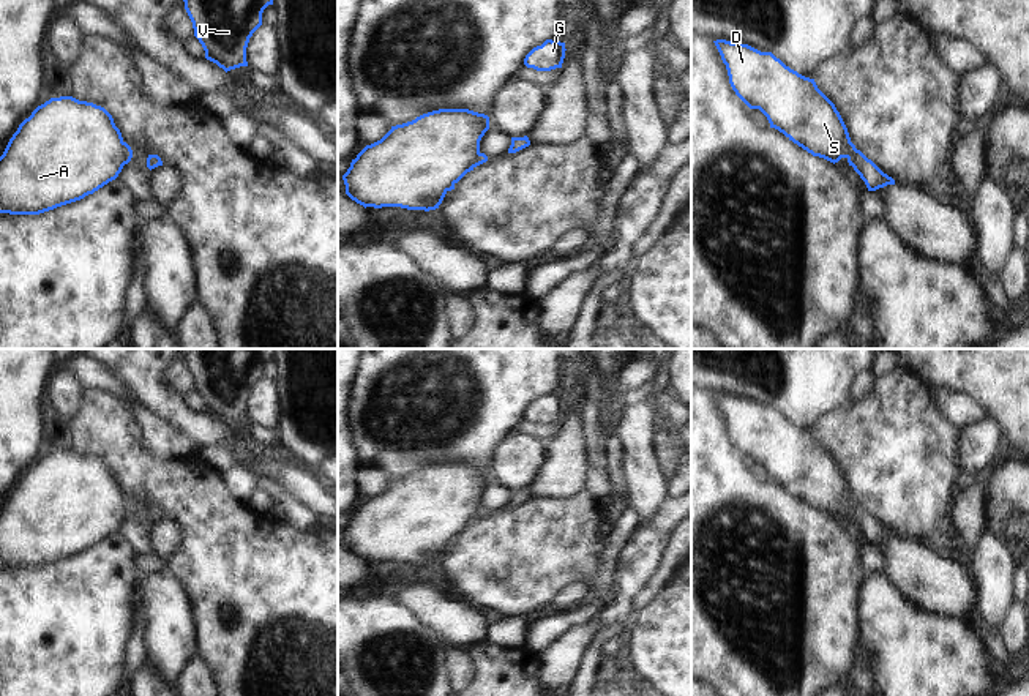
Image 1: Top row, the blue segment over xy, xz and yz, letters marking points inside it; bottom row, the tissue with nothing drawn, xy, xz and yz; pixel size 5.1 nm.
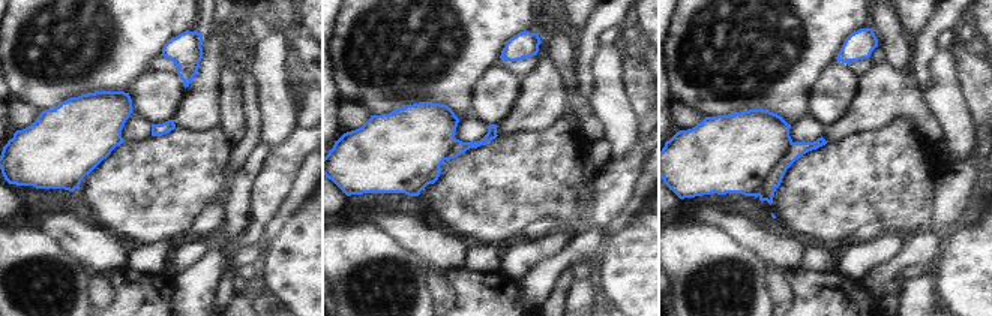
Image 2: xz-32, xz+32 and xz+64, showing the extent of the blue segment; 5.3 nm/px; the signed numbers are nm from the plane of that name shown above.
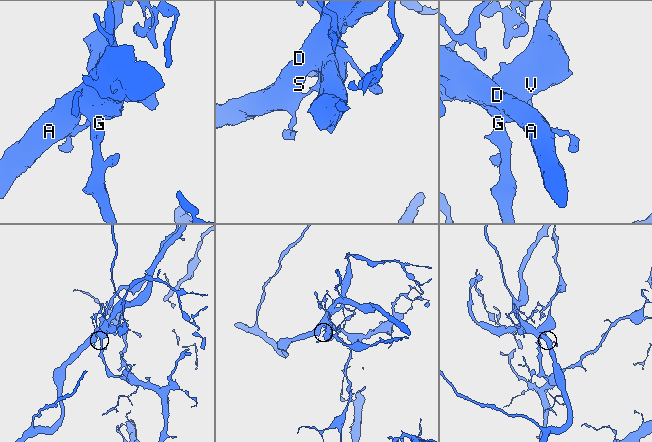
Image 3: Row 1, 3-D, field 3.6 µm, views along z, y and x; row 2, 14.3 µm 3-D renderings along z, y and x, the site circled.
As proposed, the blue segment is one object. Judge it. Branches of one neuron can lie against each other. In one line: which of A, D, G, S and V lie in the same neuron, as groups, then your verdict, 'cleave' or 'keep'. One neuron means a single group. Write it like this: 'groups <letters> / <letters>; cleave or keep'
groups A D S / G V; cleave

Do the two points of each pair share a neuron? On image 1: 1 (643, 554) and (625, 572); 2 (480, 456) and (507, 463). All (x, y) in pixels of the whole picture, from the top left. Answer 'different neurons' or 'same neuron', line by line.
1: same neuron
2: different neurons

